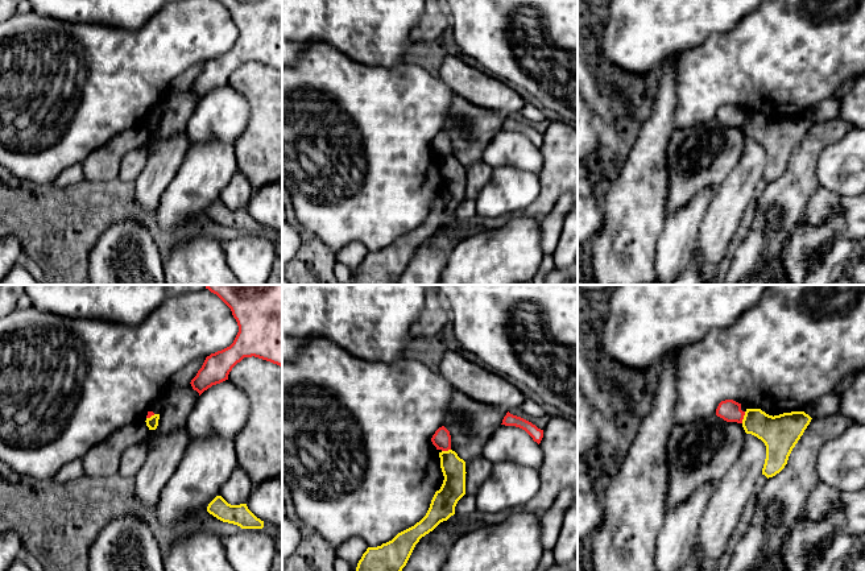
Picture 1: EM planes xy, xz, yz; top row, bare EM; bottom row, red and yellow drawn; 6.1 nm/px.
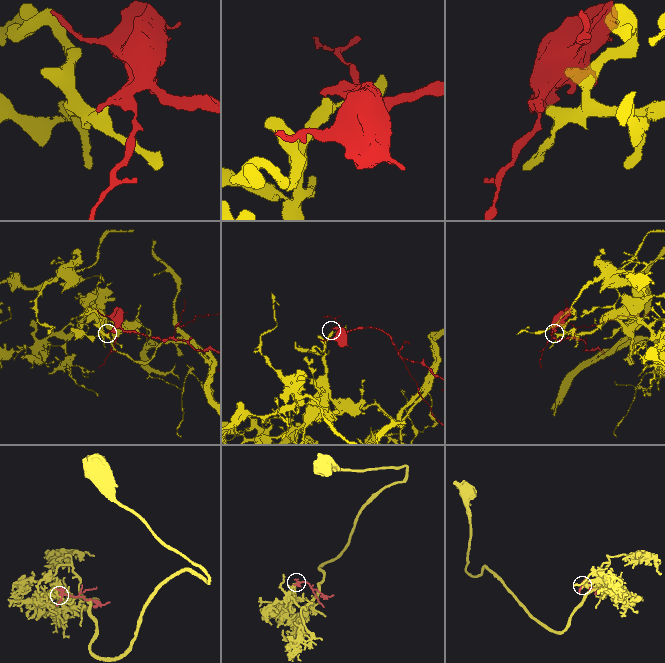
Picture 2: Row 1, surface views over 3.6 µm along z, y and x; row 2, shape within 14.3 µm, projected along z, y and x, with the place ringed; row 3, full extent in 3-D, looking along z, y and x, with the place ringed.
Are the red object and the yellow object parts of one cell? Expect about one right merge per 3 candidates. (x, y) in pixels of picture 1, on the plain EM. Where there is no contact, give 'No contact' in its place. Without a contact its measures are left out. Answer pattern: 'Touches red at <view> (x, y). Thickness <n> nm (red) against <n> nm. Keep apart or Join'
Touches red at yz (743, 121). Thickness 140 nm (red) against 220 nm. Keep apart

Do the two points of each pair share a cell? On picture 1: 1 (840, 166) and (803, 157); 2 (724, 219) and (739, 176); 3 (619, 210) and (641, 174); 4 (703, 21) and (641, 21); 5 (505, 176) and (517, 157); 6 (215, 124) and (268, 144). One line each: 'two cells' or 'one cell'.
1: two cells
2: one cell
3: one cell
4: one cell
5: two cells
6: two cells

